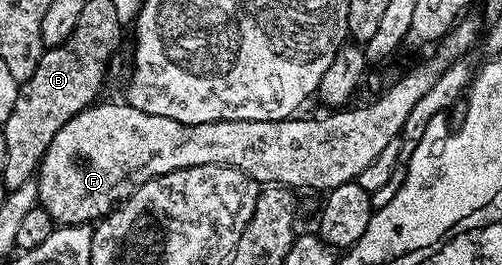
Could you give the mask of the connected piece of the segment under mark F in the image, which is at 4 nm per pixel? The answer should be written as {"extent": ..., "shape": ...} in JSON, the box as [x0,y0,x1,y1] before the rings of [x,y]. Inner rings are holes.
{"extent":[39,17,481,226],"shape":[[[460,17],[443,35],[441,45],[435,48],[440,50],[433,51],[400,82],[393,83],[376,102],[371,102],[368,106],[339,108],[334,112],[327,112],[324,118],[292,116],[281,120],[221,120],[209,124],[181,124],[177,120],[169,120],[169,116],[153,116],[149,112],[141,112],[141,108],[133,108],[123,100],[92,104],[73,116],[73,120],[69,120],[69,124],[65,124],[65,128],[61,128],[57,136],[53,136],[53,144],[49,144],[39,164],[39,206],[49,212],[49,216],[60,226],[95,224],[99,219],[106,218],[149,179],[181,168],[205,164],[232,166],[260,184],[290,188],[304,186],[307,190],[320,192],[332,190],[346,182],[354,182],[364,168],[373,164],[373,159],[385,149],[389,140],[400,137],[409,112],[416,107],[417,100],[437,82],[439,74],[445,72],[447,66],[462,59],[467,54],[466,50],[474,44],[475,37],[478,34],[480,37],[481,26],[479,30],[478,20],[467,17]]]}

